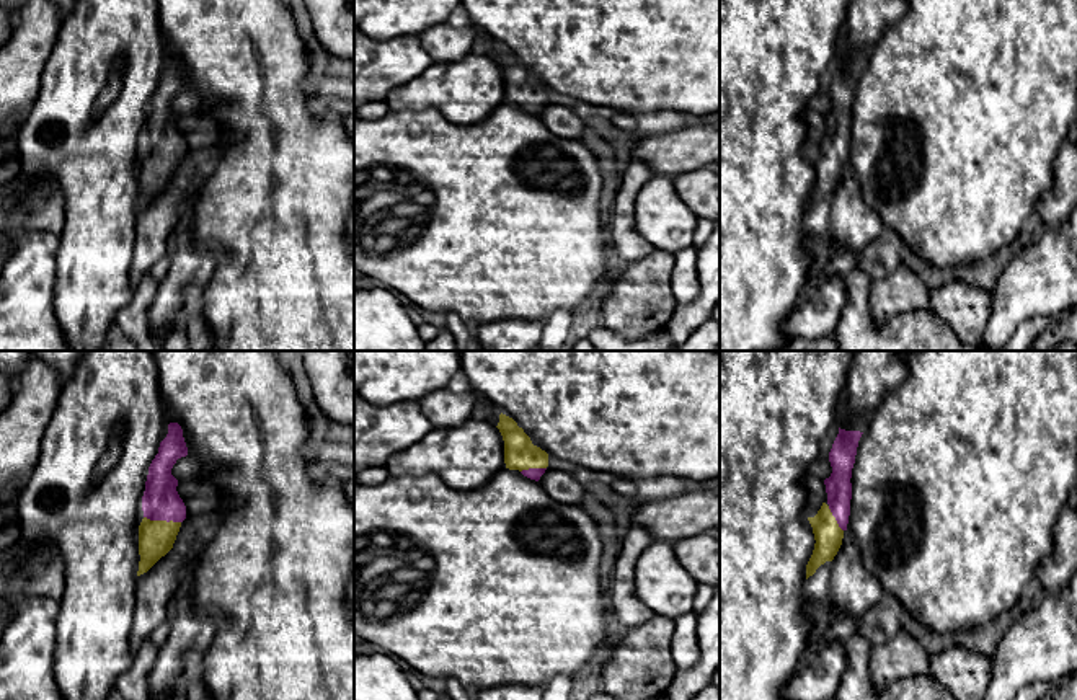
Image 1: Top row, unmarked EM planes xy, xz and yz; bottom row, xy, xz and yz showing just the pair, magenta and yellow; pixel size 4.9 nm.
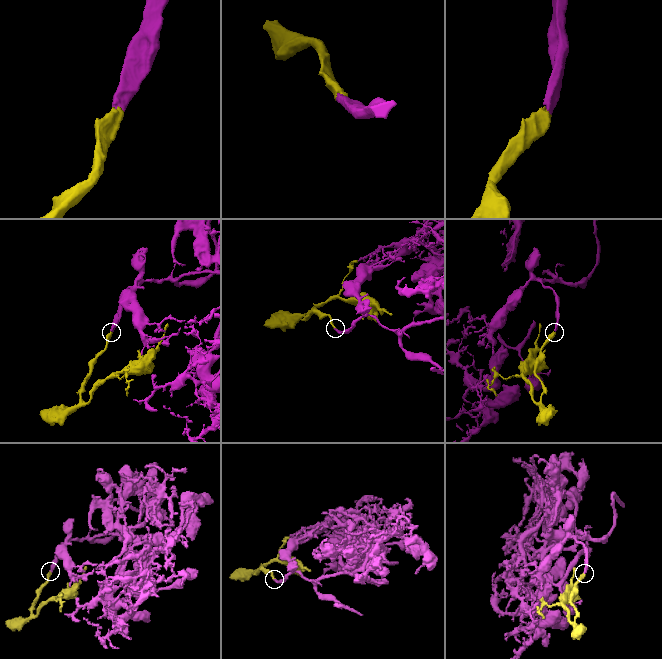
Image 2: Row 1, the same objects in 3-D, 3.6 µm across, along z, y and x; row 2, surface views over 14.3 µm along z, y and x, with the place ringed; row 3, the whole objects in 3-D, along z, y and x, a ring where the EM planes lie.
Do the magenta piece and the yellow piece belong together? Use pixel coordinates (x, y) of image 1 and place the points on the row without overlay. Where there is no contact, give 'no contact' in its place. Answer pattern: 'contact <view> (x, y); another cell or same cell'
contact xy (162, 154); same cell

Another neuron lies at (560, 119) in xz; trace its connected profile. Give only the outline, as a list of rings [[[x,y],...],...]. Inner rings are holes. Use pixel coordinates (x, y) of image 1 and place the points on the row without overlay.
[[[547,103],[538,117],[550,132],[565,139],[579,139],[586,129],[584,119],[563,104]]]

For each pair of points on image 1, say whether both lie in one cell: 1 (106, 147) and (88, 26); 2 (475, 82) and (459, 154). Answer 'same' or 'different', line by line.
1: same
2: different

